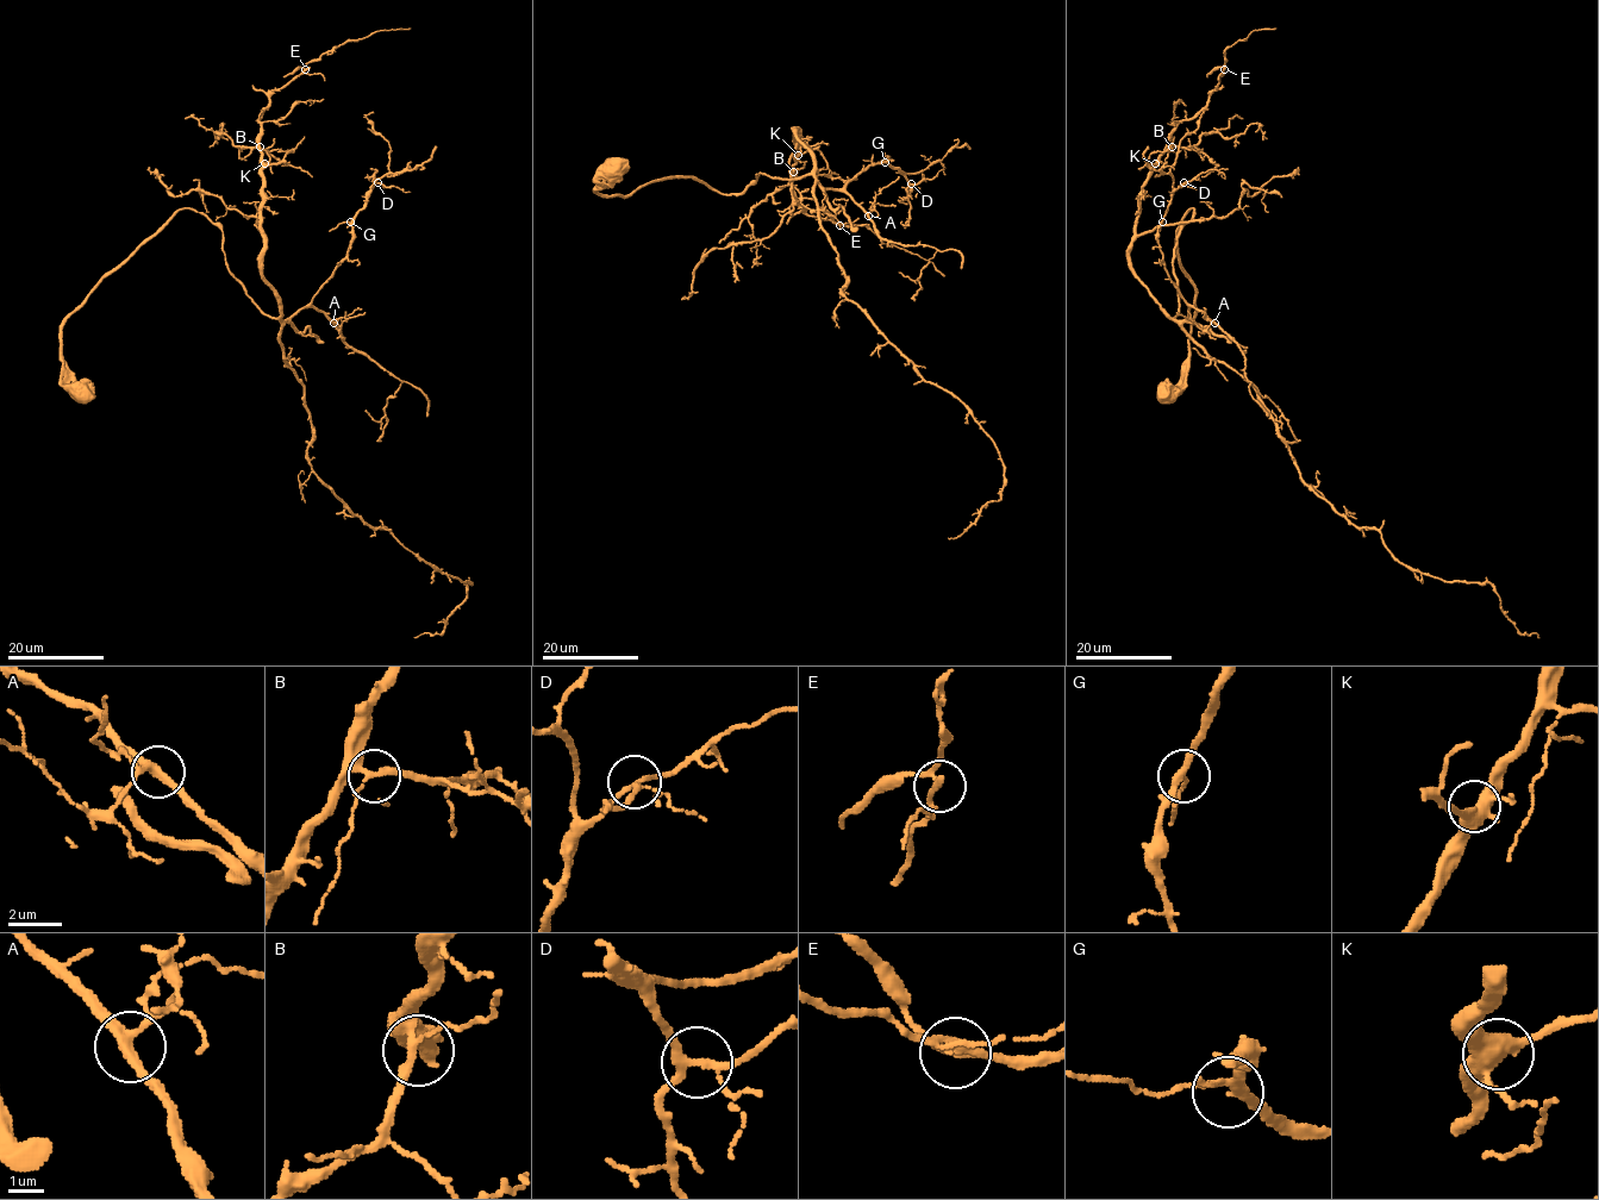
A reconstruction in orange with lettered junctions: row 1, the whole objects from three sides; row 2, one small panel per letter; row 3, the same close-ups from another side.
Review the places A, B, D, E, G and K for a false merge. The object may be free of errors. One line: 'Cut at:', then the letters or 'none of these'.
Cut at: E

